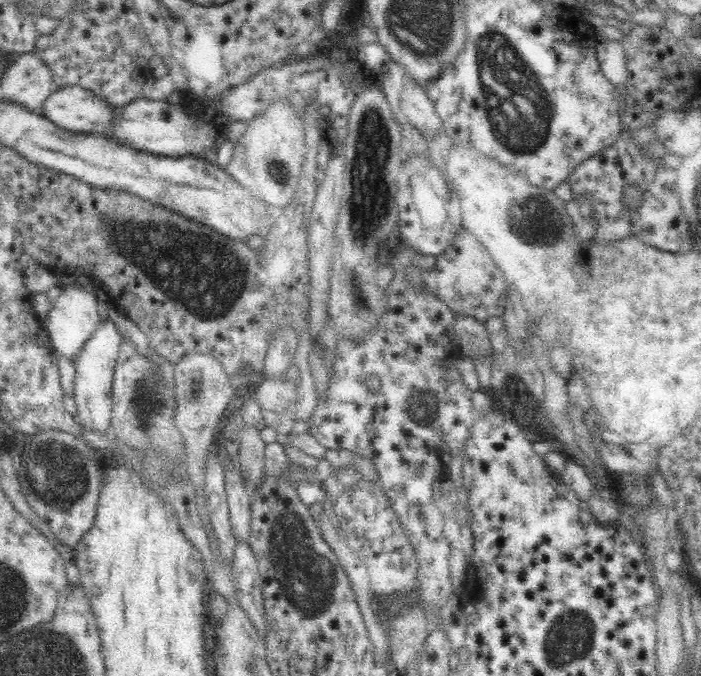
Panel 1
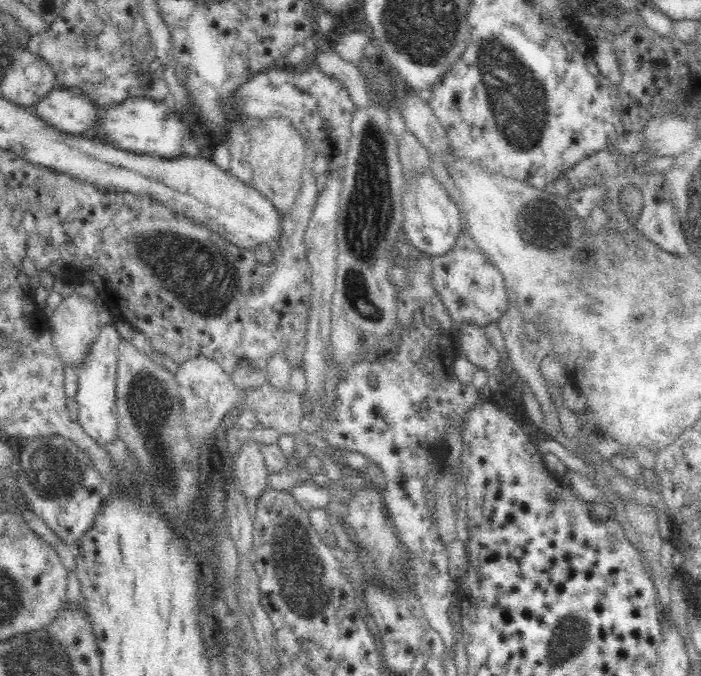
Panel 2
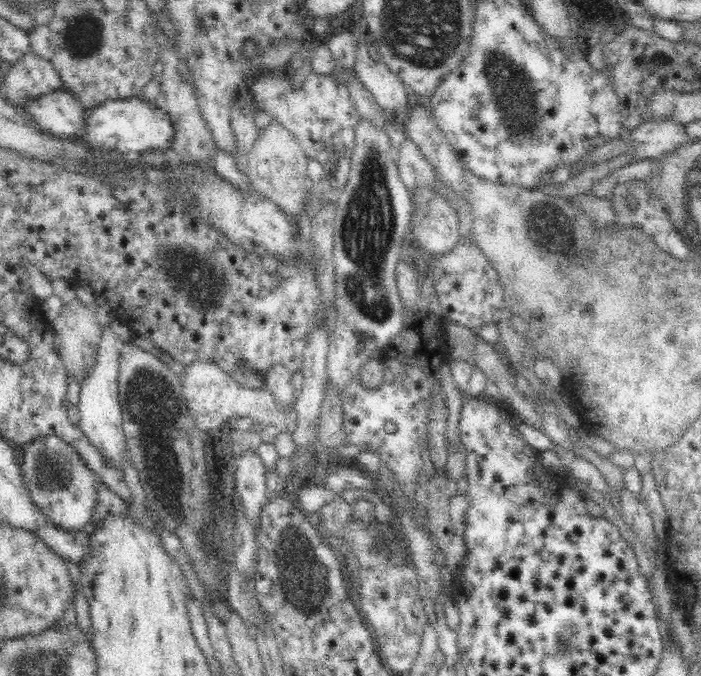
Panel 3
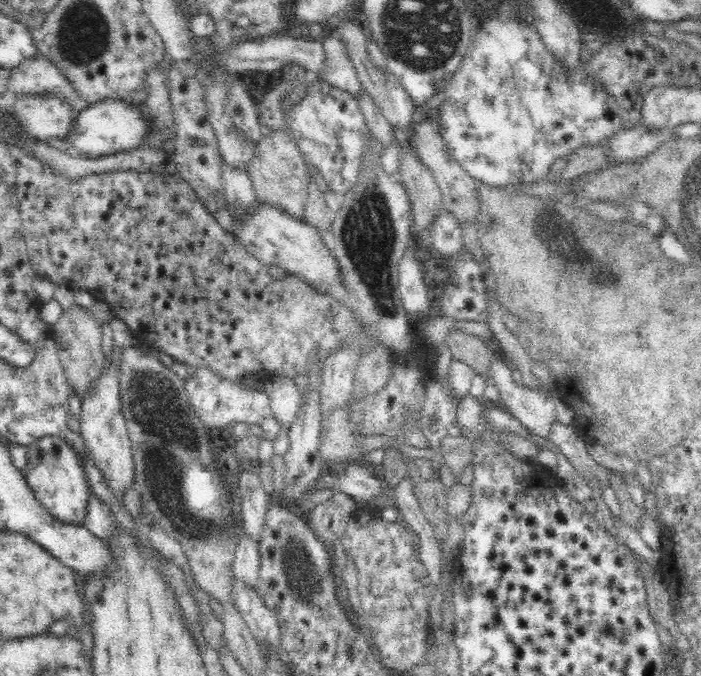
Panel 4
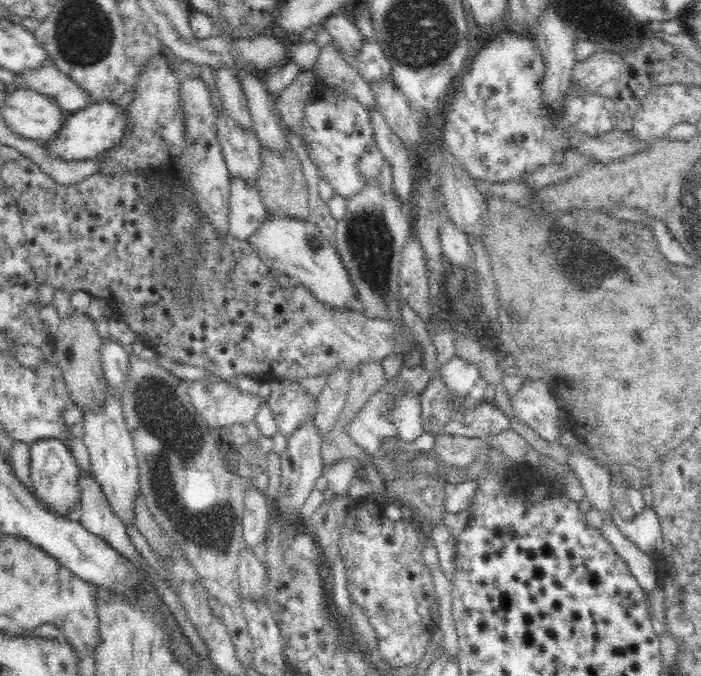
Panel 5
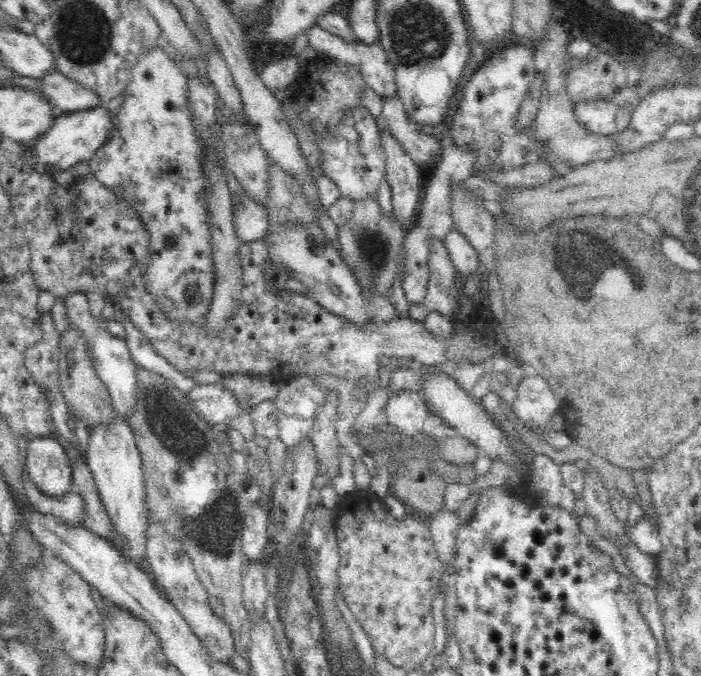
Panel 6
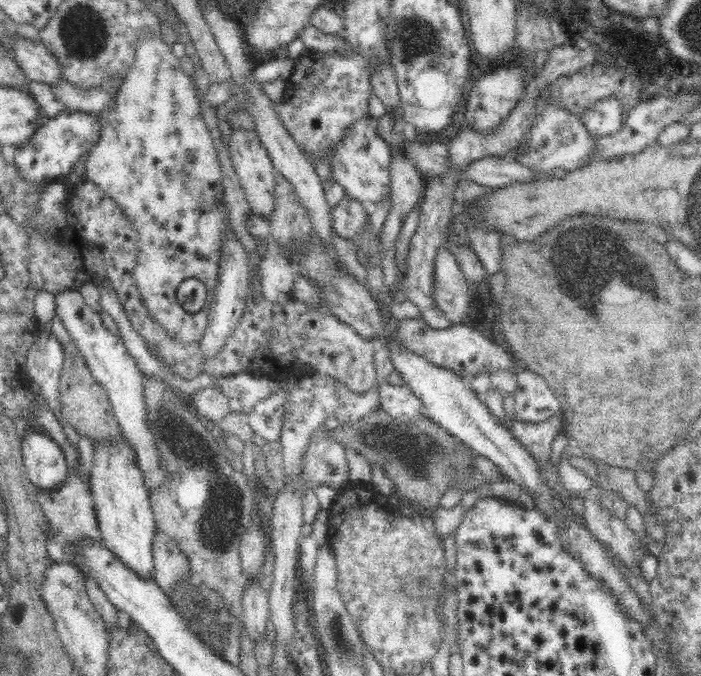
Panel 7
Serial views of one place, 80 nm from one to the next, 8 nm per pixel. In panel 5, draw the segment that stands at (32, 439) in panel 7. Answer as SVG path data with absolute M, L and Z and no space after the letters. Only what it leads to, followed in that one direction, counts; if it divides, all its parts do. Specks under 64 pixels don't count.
M42 438L30 445L30 480L29 487L44 508L61 517L70 516L70 512L81 507L82 470L72 454L70 446L58 438Z

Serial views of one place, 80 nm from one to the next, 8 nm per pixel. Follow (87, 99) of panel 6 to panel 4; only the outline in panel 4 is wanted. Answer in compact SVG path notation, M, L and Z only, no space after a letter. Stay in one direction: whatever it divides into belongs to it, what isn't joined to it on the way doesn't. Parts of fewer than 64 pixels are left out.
M38 54L28 56L18 66L10 68L3 91L14 93L16 100L22 96L56 93L65 96L71 104L78 101L66 77L60 74L51 60Z

